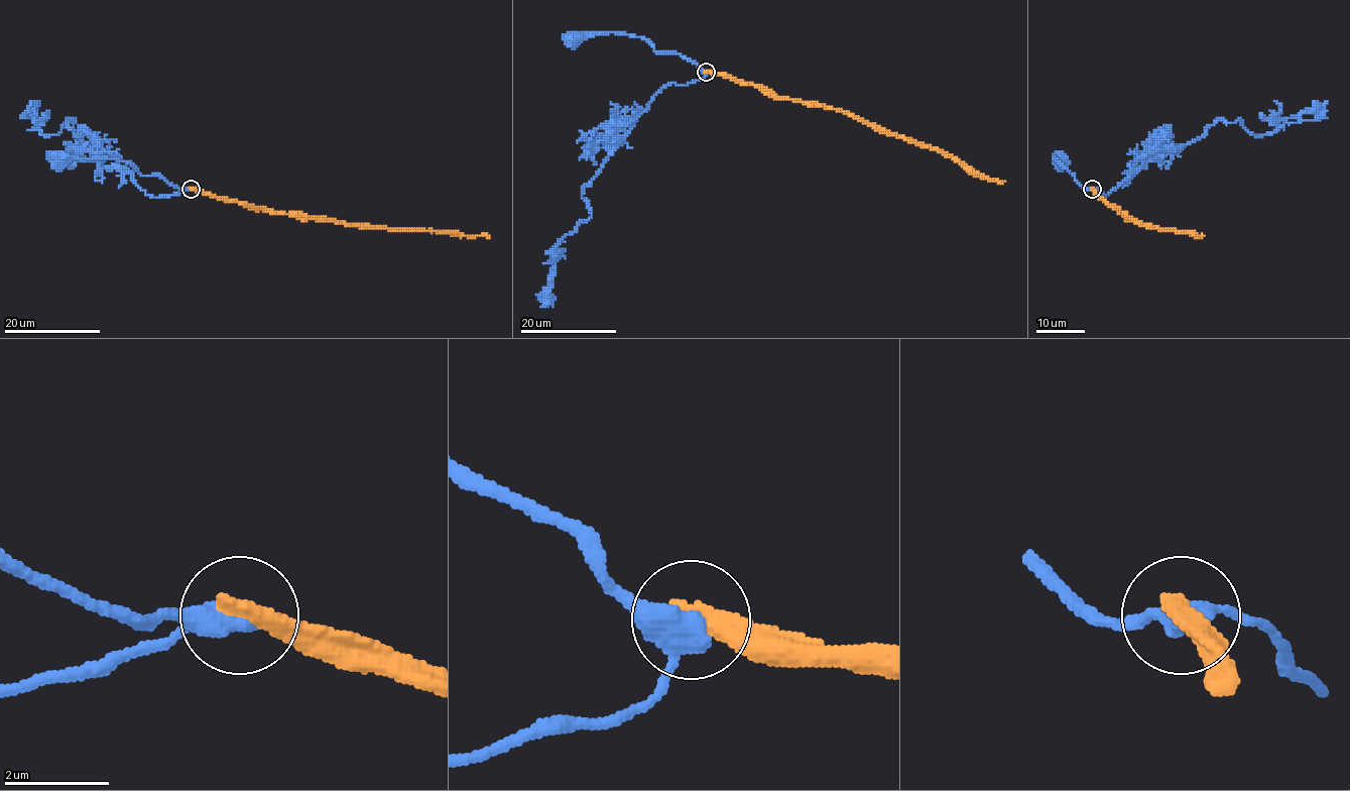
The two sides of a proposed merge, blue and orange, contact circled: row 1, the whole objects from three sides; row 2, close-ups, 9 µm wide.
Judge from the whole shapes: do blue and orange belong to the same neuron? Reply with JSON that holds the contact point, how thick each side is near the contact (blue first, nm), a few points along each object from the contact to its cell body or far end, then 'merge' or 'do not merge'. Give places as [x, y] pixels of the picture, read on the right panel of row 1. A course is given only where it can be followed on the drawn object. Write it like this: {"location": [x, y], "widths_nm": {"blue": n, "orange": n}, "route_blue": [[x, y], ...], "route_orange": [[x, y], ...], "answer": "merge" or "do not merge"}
{"location": [1092, 189], "widths_nm": {"blue": 460, "orange": 480}, "route_blue": [[1092, 188], [1086, 189], [1054, 157], [1061, 160]], "route_orange": [[1092, 188], [1107, 204], [1138, 224], [1203, 237]], "answer": "do not merge"}

